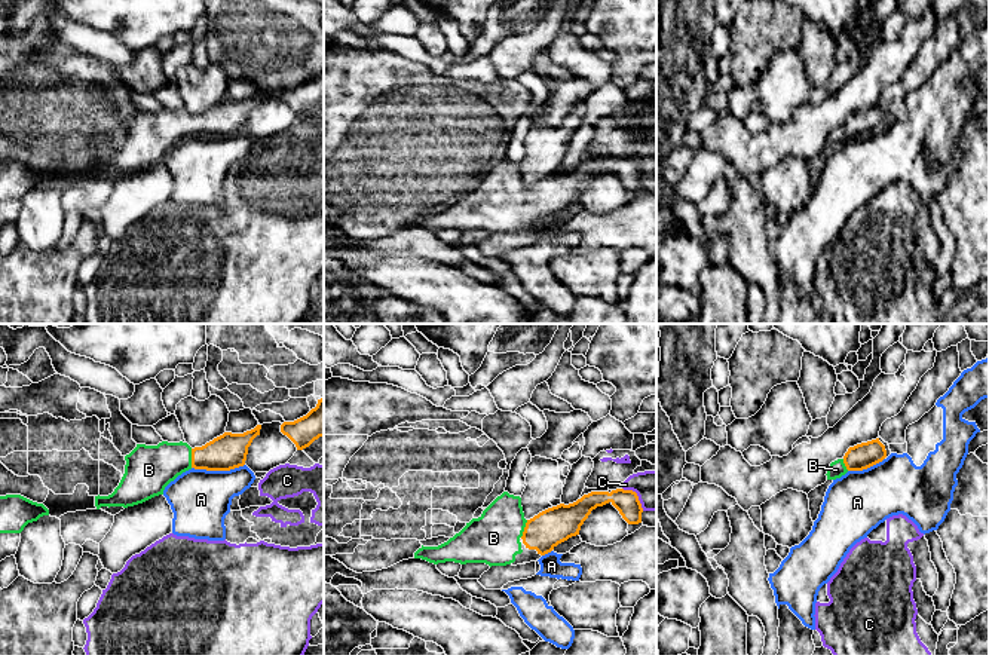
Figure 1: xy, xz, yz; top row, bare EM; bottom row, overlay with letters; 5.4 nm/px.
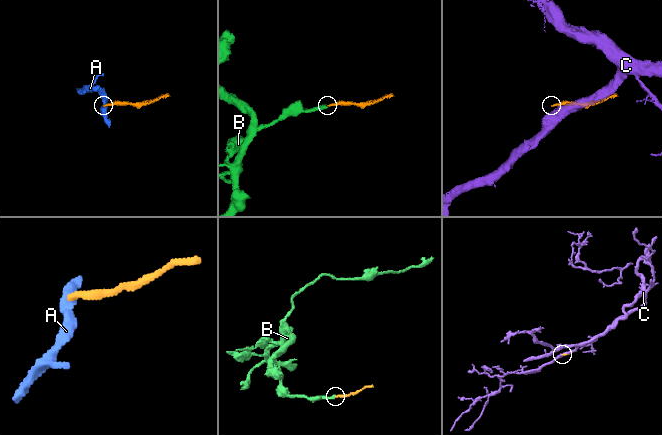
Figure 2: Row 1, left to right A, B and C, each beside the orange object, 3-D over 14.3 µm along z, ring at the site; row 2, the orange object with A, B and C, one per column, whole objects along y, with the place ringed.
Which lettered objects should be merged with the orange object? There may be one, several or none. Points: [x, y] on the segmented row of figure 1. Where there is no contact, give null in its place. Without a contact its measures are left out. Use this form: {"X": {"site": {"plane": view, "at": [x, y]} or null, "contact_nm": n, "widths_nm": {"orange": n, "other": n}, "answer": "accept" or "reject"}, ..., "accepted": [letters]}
{"A": {"site": {"plane": "xy", "at": [217, 470]}, "contact_nm": 280, "widths_nm": {"orange": 190, "other": 320}, "answer": "reject"}, "B": {"site": {"plane": "xy", "at": [192, 458]}, "contact_nm": 100, "widths_nm": {"orange": 190, "other": 260}, "answer": "accept"}, "C": {"site": {"plane": "xz", "at": [636, 495]}, "contact_nm": 170, "widths_nm": {"orange": 130, "other": 200}, "answer": "reject"}, "accepted": ["B"]}

